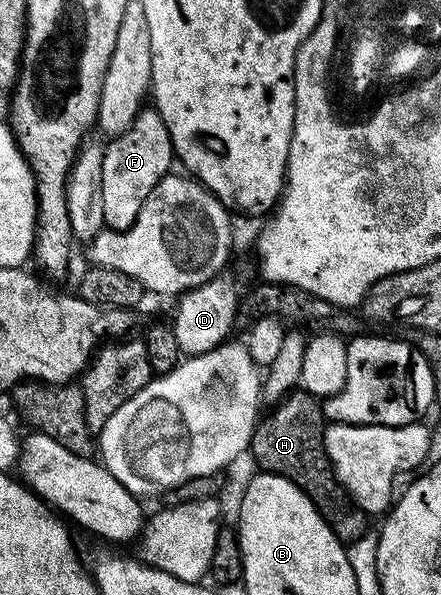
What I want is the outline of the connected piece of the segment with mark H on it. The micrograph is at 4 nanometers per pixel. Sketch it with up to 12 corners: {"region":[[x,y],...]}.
{"region":[[293,389],[250,456],[298,485],[351,545],[370,519],[336,477],[321,400]]}

